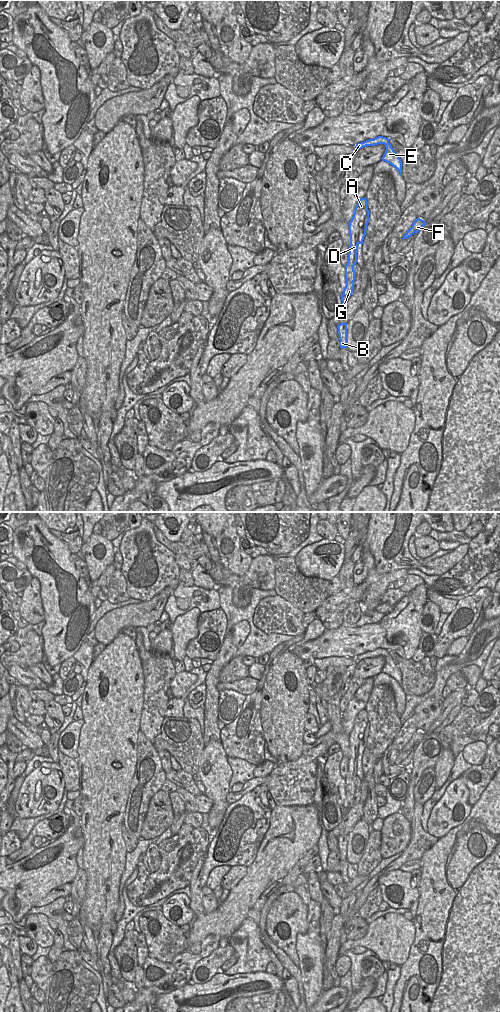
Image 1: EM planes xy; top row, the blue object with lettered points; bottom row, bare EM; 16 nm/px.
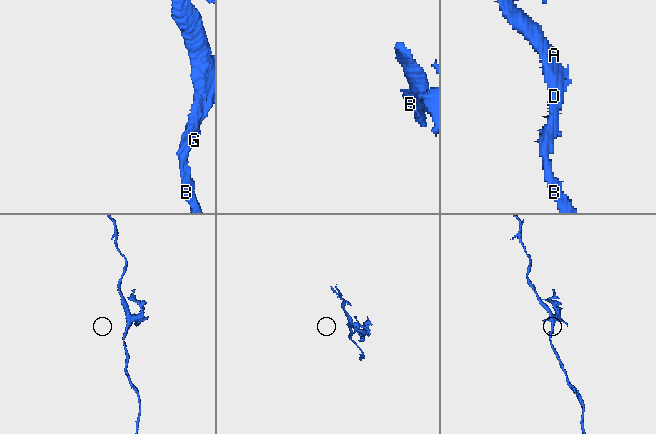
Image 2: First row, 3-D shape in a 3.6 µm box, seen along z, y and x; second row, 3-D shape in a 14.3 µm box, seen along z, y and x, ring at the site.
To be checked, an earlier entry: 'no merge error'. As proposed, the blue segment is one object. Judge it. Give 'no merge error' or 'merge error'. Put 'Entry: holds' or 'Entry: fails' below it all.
merge error
Entry: fails

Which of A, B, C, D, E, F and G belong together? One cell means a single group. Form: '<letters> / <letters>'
A B D G / C E F

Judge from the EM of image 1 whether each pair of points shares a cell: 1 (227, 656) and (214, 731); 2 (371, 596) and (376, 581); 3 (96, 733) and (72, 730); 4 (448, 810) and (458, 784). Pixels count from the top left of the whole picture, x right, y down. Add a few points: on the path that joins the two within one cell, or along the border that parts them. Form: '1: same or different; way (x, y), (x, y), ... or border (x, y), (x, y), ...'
1: same; way (212, 675), (211, 712)
2: same; way (375, 592), (376, 585)
3: different; border (83, 719), (77, 754)
4: same; way (453, 804), (457, 790)

